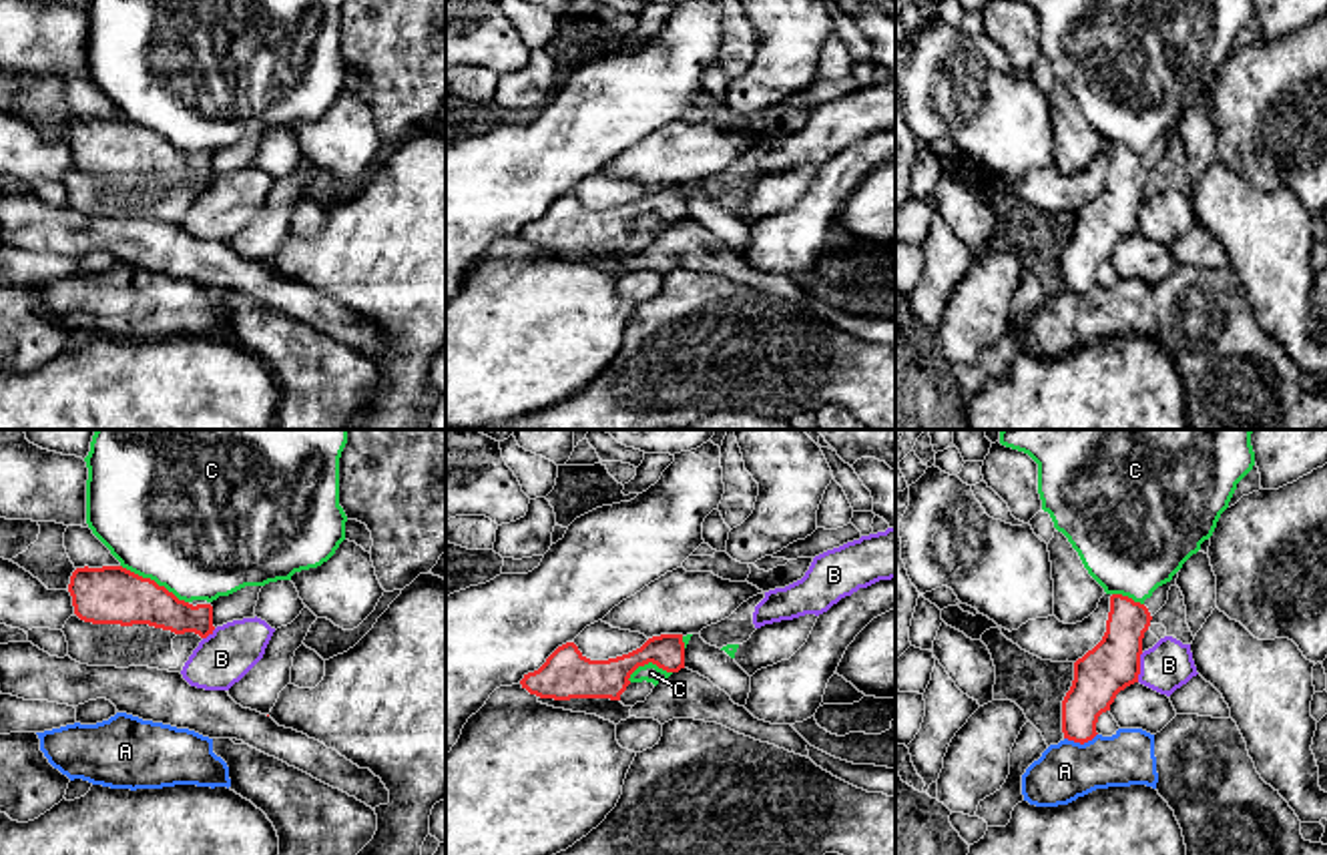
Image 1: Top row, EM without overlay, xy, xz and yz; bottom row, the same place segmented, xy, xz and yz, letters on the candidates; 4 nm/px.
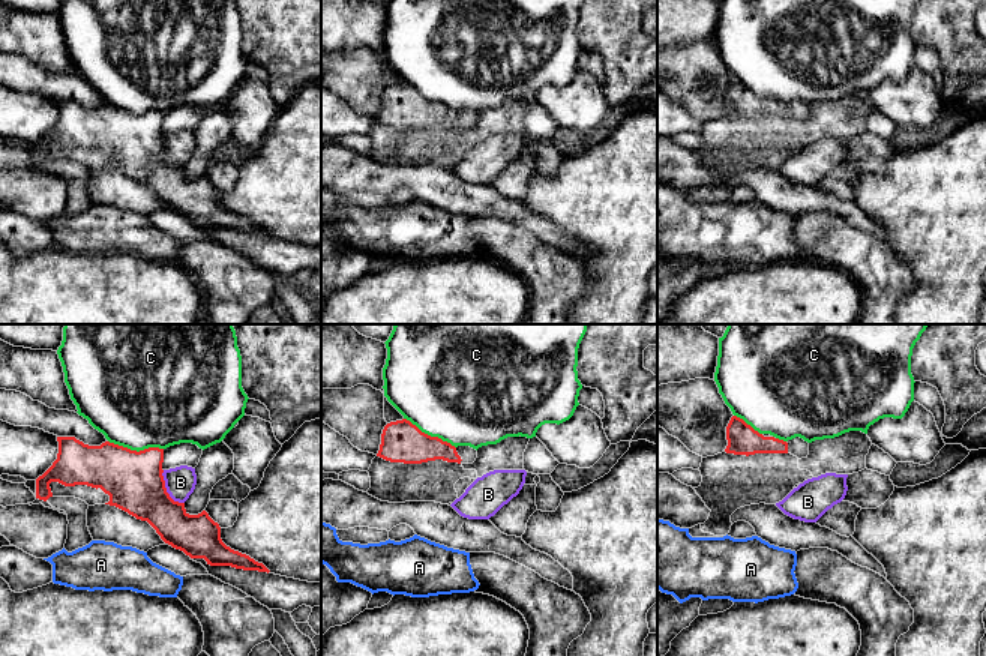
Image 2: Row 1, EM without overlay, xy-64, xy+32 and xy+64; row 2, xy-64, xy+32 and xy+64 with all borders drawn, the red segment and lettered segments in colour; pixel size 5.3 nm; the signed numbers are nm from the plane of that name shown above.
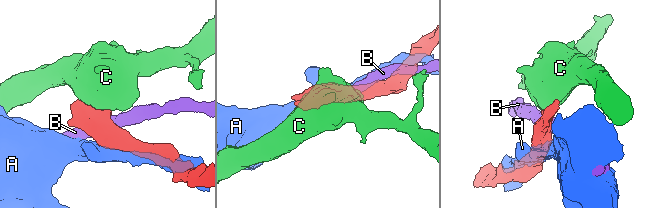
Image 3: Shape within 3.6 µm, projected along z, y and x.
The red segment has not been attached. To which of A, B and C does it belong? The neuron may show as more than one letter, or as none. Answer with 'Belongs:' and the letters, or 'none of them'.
Belongs: none of them

